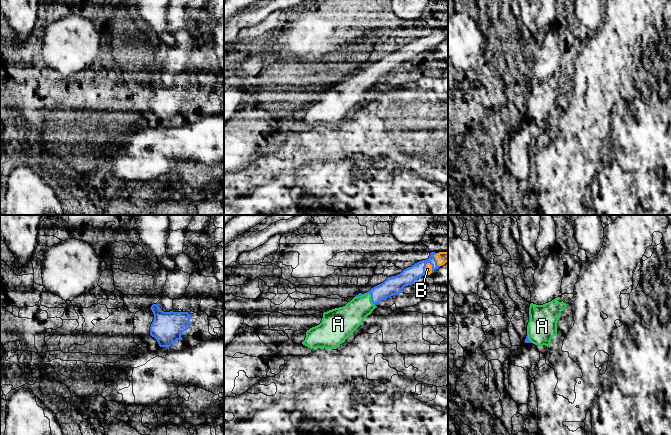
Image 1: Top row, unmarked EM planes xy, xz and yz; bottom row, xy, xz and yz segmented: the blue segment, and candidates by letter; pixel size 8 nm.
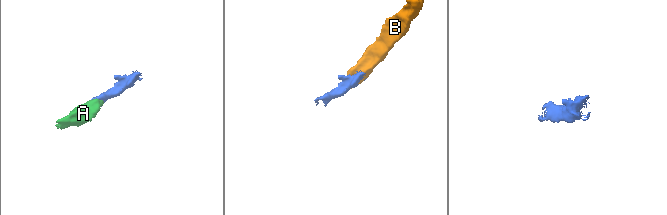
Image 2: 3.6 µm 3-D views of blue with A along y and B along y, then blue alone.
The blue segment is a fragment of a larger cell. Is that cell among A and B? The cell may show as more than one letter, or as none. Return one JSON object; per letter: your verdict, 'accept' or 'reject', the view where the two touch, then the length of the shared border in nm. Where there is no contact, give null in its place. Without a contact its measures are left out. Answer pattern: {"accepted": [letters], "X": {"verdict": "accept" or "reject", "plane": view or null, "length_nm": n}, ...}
{"accepted": ["A", "B"], "A": {"verdict": "accept", "plane": "xz", "length_nm": 200}, "B": {"verdict": "accept", "plane": "xz", "length_nm": 110}}

